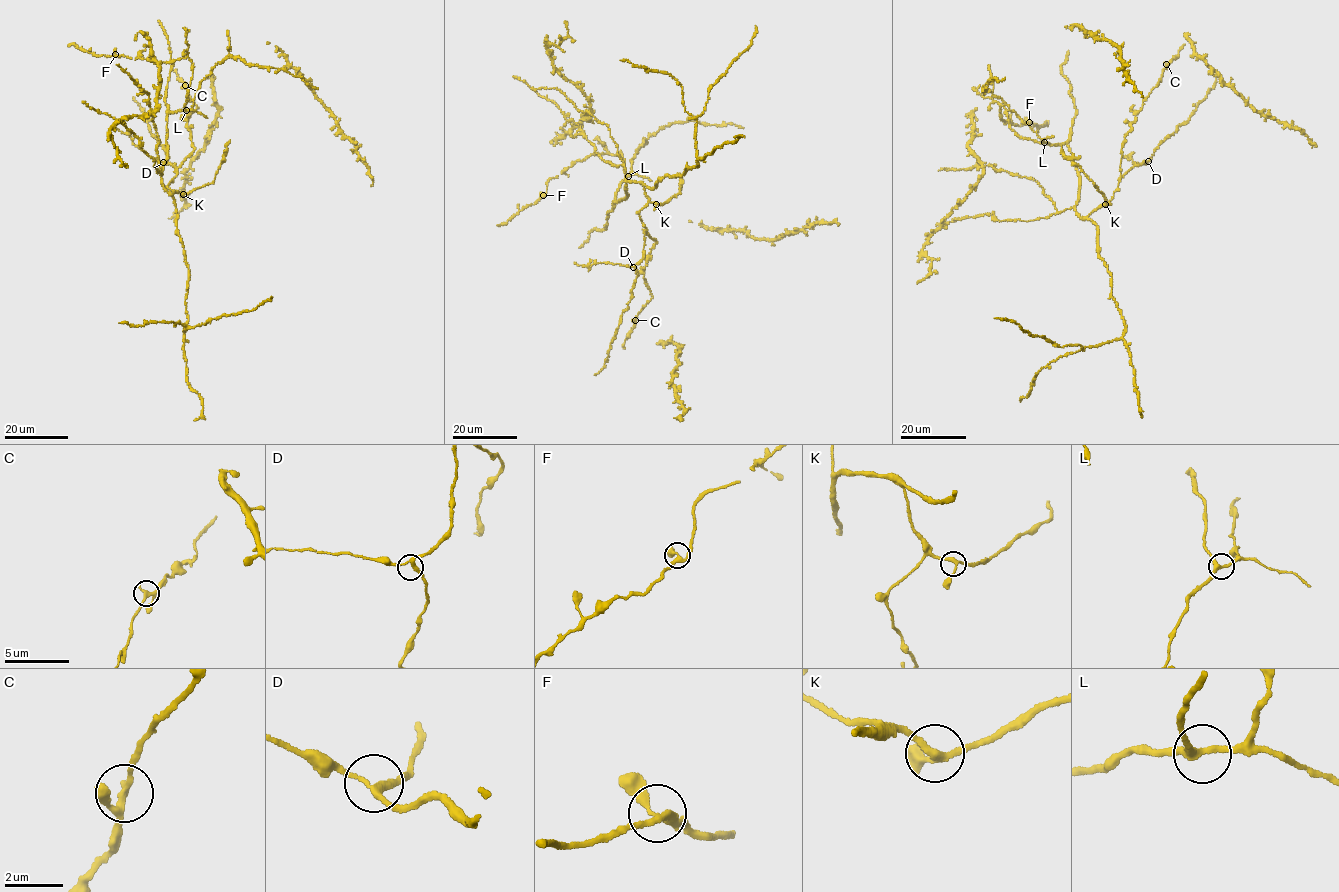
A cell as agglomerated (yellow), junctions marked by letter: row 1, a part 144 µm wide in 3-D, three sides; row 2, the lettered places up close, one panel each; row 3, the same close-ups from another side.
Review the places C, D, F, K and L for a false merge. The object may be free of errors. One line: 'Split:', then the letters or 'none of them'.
Split: none of them

